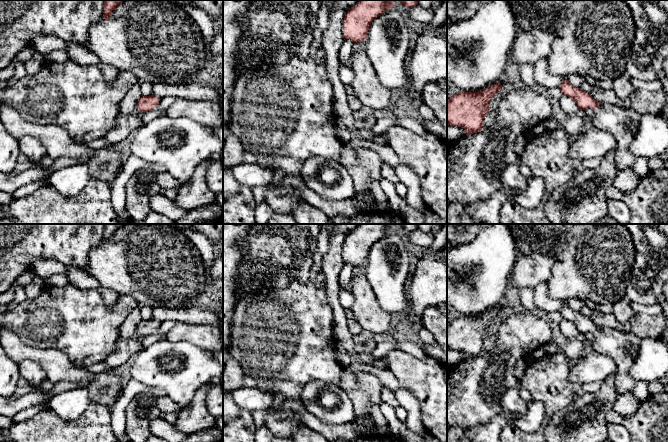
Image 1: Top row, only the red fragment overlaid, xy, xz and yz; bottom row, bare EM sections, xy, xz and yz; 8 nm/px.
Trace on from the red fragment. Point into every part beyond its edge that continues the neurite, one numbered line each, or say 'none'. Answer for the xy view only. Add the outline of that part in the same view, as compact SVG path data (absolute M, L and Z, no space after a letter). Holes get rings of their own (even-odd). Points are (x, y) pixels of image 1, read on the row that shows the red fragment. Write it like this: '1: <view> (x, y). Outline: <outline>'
1: xy (126, 124). Outline: M138 108L134 114L119 112L116 126L105 136L106 146L113 146L119 143L139 129L144 124L140 116L141 113L142 111Z

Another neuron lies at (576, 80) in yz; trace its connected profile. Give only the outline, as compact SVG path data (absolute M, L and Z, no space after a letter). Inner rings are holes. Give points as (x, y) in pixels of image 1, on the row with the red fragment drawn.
M570 74L566 77L566 80L576 88L580 88L580 86L585 81L584 77L578 74Z

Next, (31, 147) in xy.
M24 136L19 139L19 149L32 162L39 161L47 153L42 143L31 136Z

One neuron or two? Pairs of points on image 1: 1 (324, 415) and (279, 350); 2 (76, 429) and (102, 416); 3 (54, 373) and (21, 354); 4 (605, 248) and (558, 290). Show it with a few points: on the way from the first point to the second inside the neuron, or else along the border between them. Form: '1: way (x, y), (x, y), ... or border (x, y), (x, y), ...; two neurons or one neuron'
1: border (327, 382), (309, 382), (302, 391), (301, 401); two neurons
2: way (82, 429), (89, 429), (96, 422); one neuron
3: way (47, 364), (37, 354), (30, 354); one neuron
4: way (593, 259), (570, 279); one neuron

